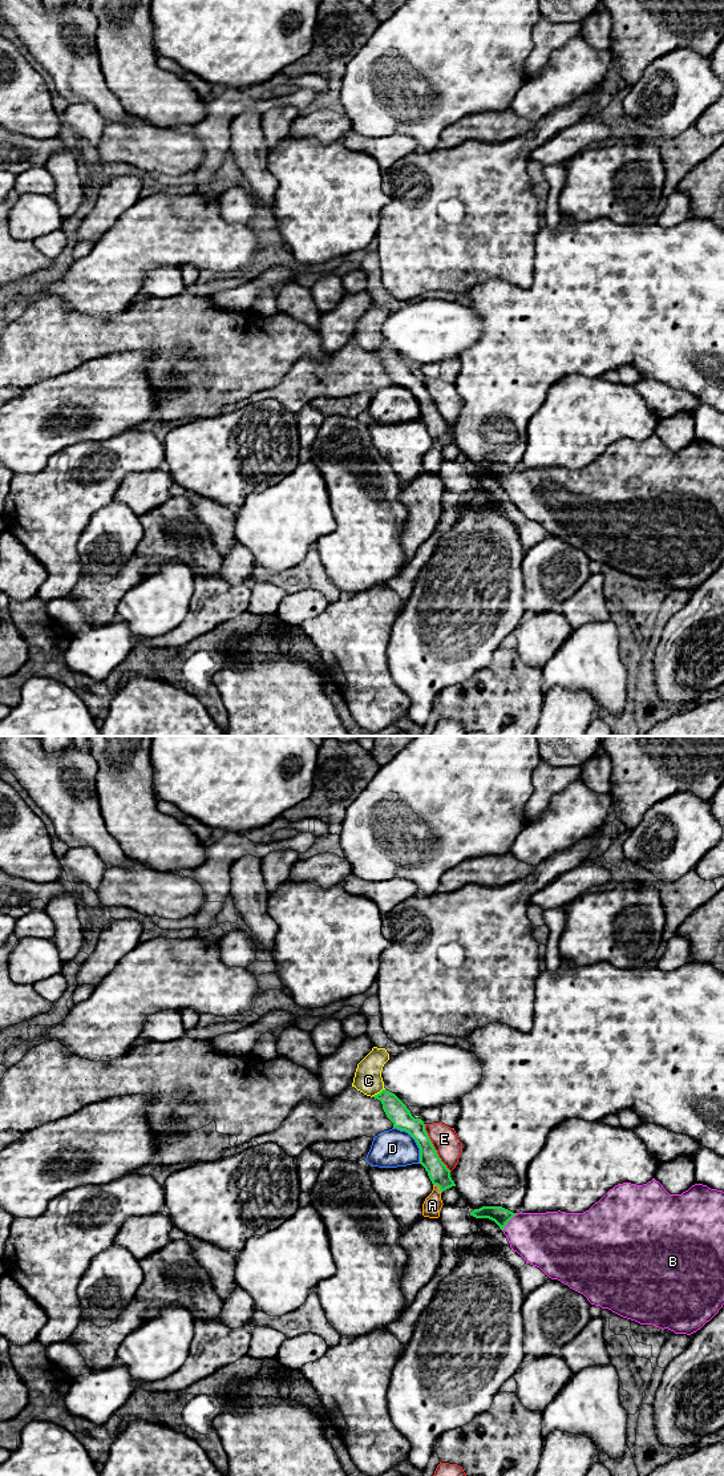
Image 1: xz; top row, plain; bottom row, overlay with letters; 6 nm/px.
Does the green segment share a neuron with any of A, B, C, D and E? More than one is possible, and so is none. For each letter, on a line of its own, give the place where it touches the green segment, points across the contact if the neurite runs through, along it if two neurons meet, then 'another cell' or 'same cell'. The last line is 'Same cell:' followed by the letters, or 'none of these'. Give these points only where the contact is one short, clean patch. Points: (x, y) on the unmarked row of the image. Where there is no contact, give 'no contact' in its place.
A: meets green in xz at (439, 443); border along xz (433, 440), (441, 448); another cell
B: meets green in xz at (508, 477); runs through xz (501, 472), (508, 477), (543, 496); same cell
C: meets green in xz at (377, 350); border along xz (384, 344), (371, 352); another cell
D: meets green in xz at (416, 397); another cell
E: meets green in xz at (433, 404); border along xz (424, 380), (424, 385), (437, 412), (451, 427); another cell
Same cell: B

